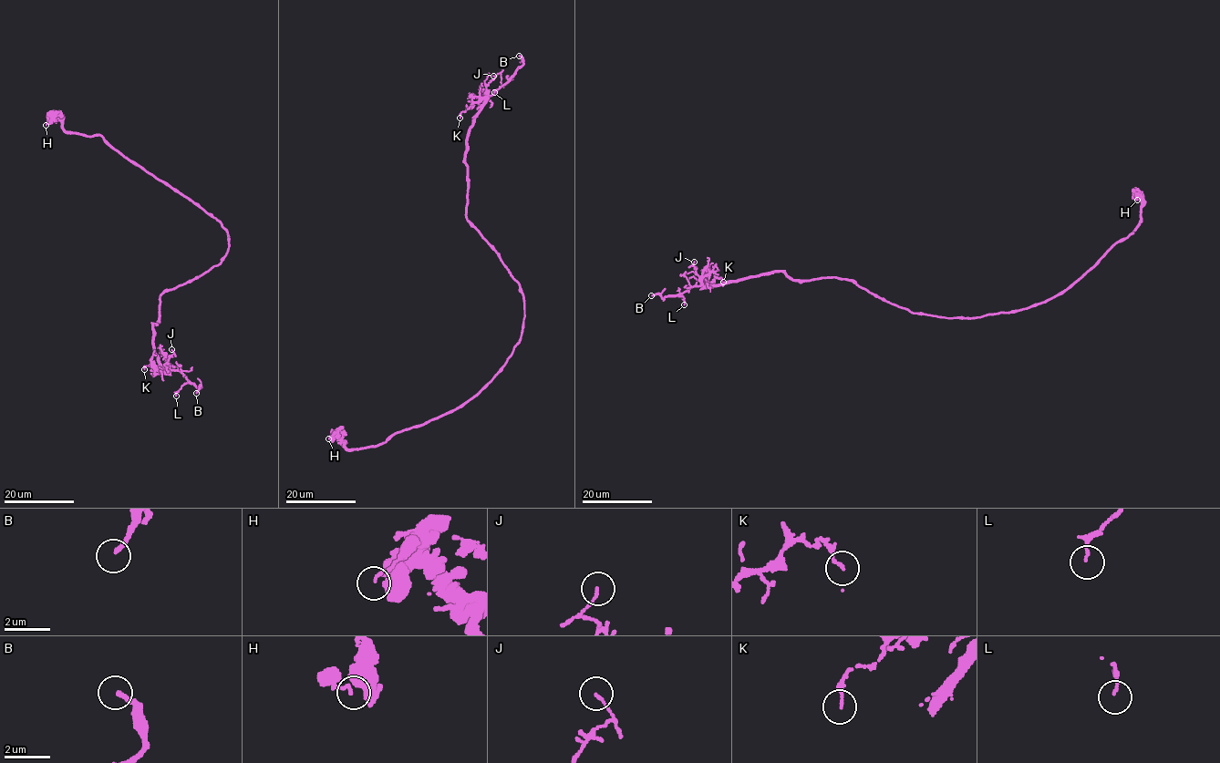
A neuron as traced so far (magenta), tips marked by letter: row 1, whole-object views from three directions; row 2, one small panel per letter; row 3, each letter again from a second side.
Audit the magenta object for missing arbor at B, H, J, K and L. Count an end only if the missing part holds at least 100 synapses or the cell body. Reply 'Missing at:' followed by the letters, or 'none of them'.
Missing at: B

